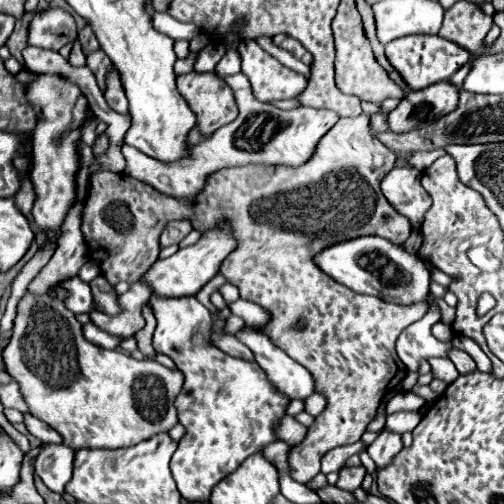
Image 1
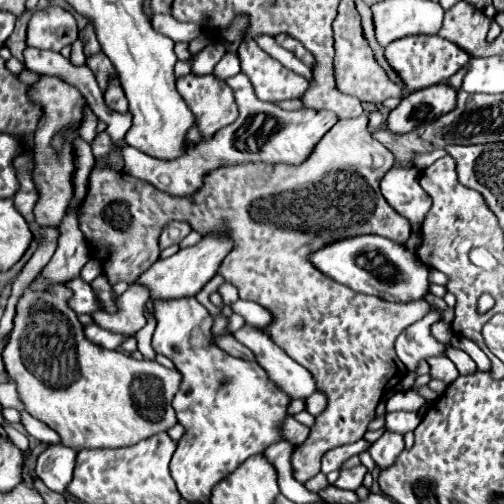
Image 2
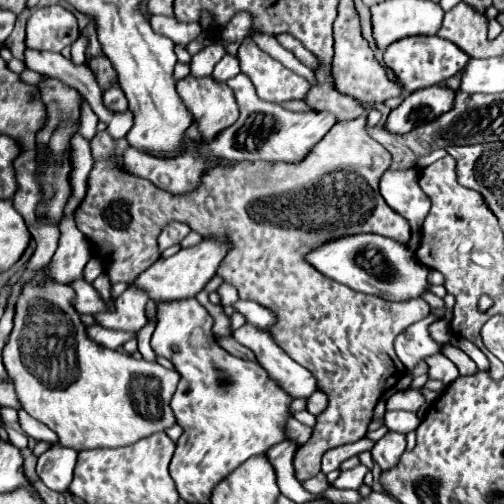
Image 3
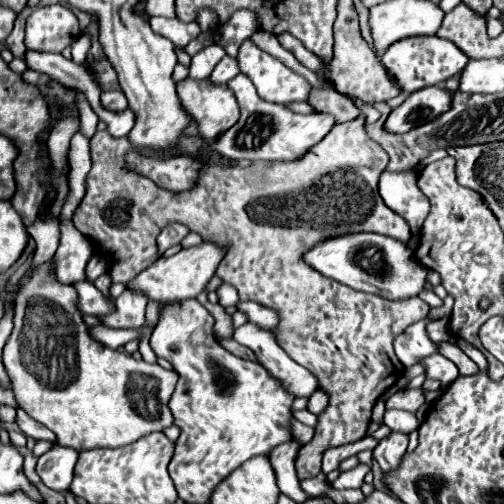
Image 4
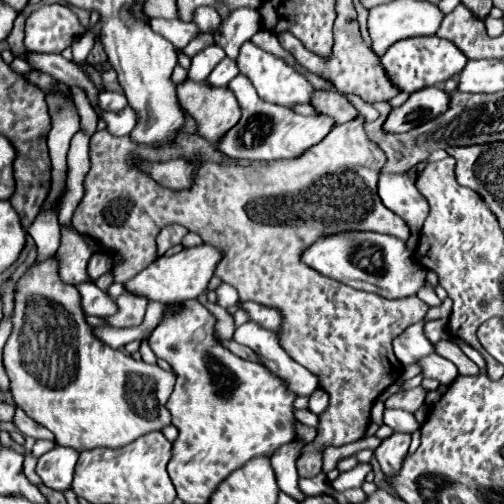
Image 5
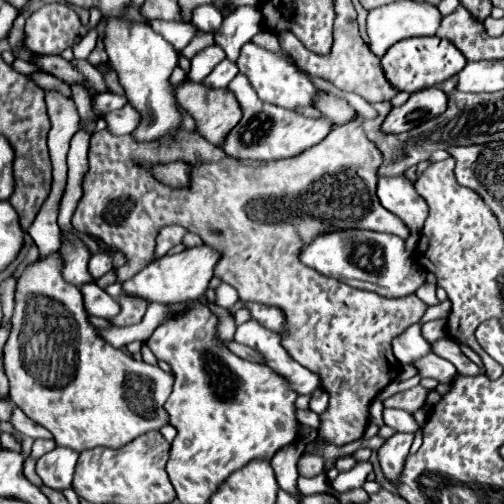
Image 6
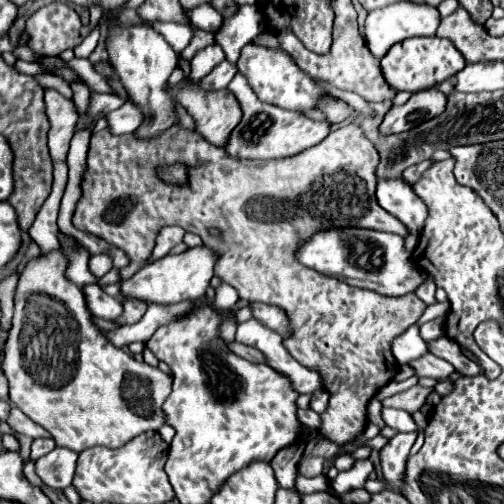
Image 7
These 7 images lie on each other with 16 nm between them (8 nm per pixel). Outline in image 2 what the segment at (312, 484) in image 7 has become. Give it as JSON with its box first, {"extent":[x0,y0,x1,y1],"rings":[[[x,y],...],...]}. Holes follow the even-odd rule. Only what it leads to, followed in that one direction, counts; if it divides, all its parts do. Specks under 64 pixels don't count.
{"extent":[304,474,328,494],"rings":[[[316,474],[314,478],[310,478],[308,482],[304,482],[304,486],[306,486],[306,490],[310,490],[310,492],[314,492],[314,494],[320,494],[324,488],[328,488],[328,480],[326,480],[326,474]]]}

